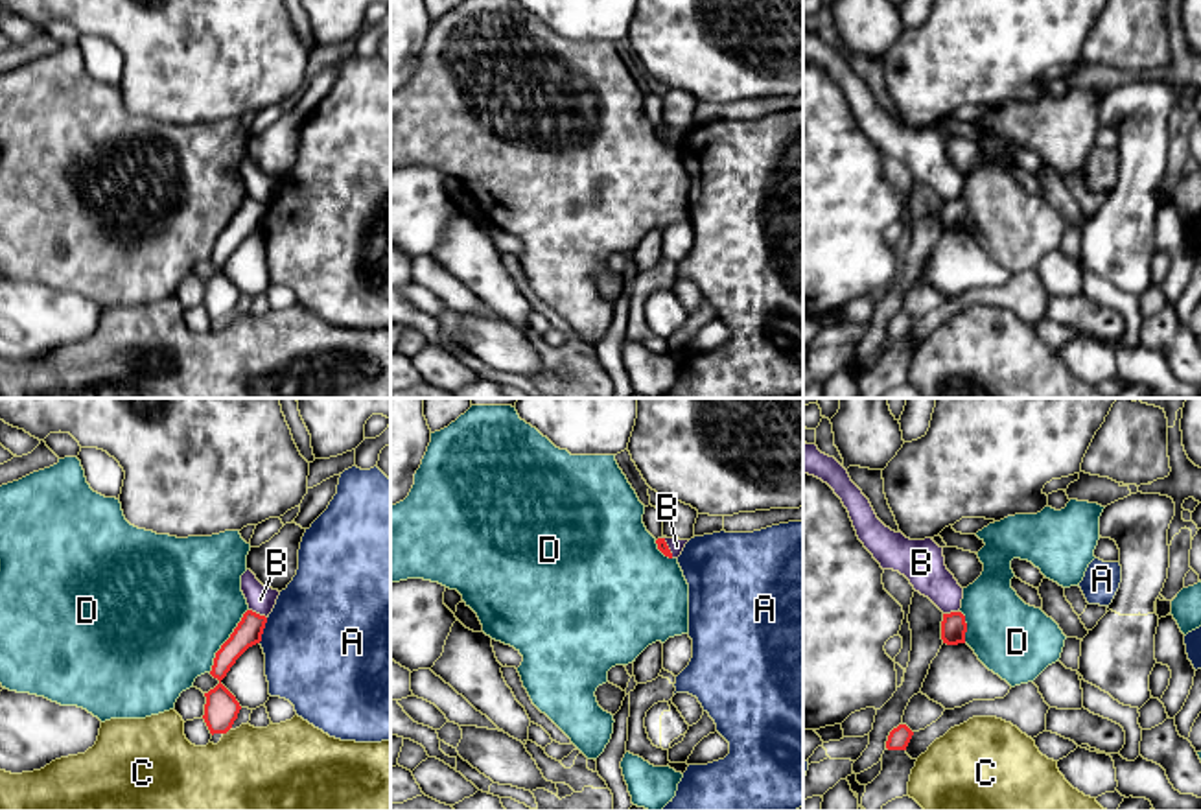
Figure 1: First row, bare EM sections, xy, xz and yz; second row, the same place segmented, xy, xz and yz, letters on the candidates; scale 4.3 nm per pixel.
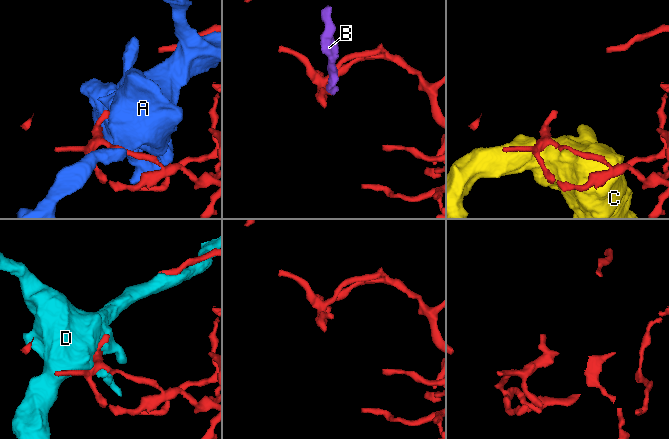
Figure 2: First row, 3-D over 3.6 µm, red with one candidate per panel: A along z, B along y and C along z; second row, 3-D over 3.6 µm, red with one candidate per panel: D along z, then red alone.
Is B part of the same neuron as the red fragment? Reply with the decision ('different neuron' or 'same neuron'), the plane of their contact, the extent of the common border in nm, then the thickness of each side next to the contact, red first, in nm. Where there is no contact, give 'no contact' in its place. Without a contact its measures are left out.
different neuron; contact in xy; length 90 nm; calibres 120 and 120 nm

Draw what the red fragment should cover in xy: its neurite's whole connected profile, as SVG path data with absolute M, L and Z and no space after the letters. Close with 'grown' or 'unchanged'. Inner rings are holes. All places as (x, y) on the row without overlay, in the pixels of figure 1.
M247 197L230 225L216 240L210 262L217 265L219 271L204 280L206 291L203 302L212 323L227 321L238 306L241 293L236 284L221 271L221 267L249 234L262 229L265 210L265 203Z; unchanged

